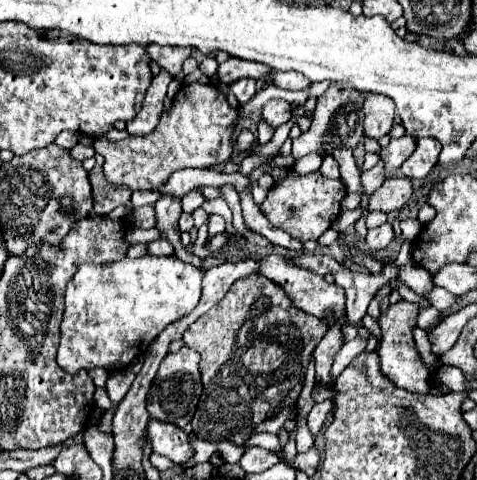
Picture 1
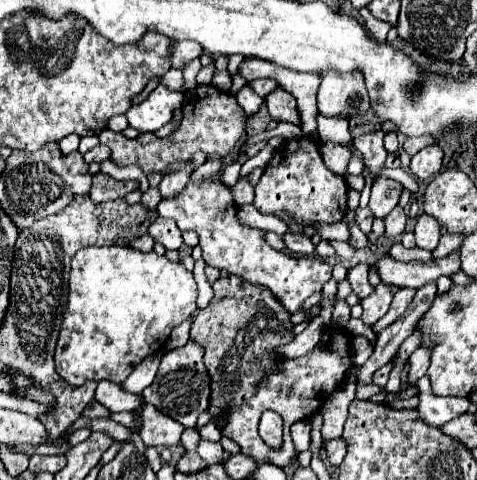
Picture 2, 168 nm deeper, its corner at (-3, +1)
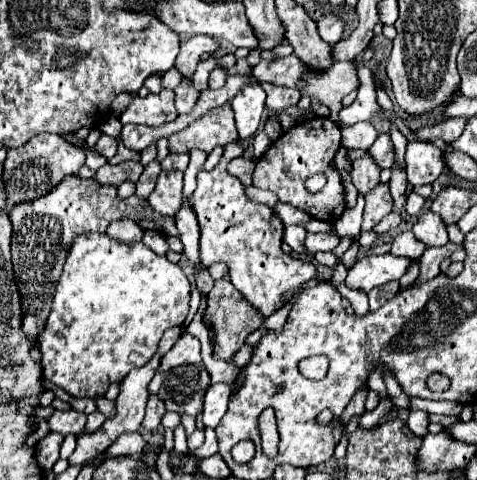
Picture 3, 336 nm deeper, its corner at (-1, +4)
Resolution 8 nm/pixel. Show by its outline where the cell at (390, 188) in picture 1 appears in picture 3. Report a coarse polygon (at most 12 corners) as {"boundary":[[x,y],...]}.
{"boundary":[[389,185],[365,195],[363,231],[373,229],[393,211]]}

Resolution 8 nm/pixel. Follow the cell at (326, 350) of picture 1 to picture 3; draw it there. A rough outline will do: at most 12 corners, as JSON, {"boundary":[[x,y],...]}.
{"boundary":[[369,255],[349,269],[349,289],[369,293],[401,279],[411,259]]}

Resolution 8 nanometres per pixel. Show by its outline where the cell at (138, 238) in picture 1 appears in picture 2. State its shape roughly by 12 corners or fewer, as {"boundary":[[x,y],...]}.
{"boundary":[[161,216],[149,226],[149,236],[167,250],[179,250],[181,230]]}

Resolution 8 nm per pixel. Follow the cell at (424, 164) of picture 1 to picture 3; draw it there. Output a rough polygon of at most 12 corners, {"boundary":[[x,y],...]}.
{"boundary":[[407,143],[407,181],[433,183],[443,171],[439,147]]}

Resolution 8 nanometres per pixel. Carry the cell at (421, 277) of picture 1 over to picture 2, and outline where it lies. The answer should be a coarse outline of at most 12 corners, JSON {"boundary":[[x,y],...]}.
{"boundary":[[353,224],[349,244],[355,248],[369,248],[369,238]]}

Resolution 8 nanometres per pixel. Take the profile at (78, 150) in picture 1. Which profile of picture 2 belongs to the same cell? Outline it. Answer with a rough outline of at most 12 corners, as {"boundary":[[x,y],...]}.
{"boundary":[[107,146],[91,148],[85,162],[103,162],[109,158]]}

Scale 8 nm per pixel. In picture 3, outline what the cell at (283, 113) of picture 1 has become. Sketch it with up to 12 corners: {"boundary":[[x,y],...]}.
{"boundary":[[263,83],[267,107],[281,113],[295,105],[297,89]]}

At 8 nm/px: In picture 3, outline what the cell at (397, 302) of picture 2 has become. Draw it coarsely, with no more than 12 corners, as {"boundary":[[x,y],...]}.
{"boundary":[[419,259],[408,268],[399,280],[401,287],[417,279],[420,272]]}

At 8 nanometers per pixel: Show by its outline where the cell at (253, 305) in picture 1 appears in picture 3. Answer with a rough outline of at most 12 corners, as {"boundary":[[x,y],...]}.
{"boundary":[[227,277],[207,295],[217,337],[213,357],[231,357],[263,323]]}

